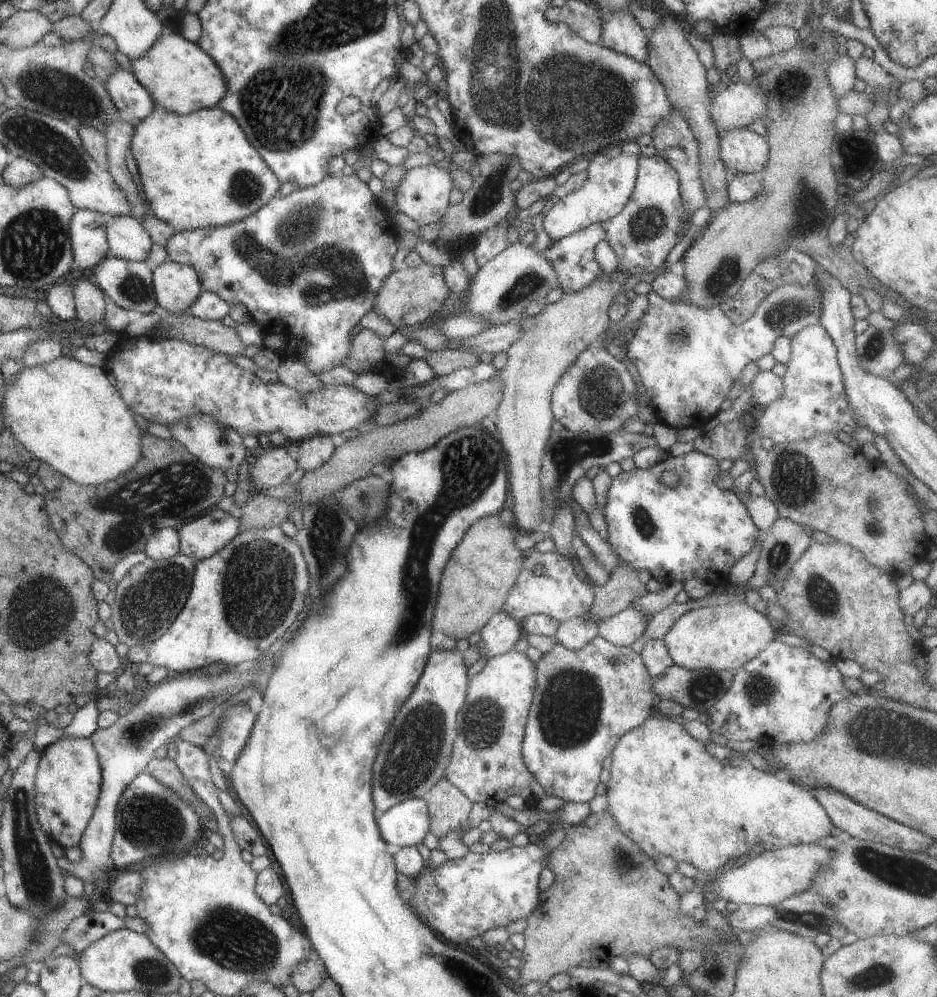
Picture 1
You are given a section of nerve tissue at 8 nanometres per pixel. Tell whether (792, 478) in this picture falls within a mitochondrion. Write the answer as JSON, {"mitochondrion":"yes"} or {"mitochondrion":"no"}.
{"mitochondrion":"yes"}

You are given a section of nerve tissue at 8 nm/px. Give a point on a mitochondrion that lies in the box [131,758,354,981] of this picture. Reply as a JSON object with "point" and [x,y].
{"point":[234,941]}

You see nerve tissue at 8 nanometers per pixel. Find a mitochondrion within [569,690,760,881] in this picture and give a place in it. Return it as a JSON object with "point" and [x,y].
{"point":[619,863]}

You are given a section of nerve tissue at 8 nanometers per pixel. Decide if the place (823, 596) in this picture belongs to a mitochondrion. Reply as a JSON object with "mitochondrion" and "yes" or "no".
{"mitochondrion":"yes"}

